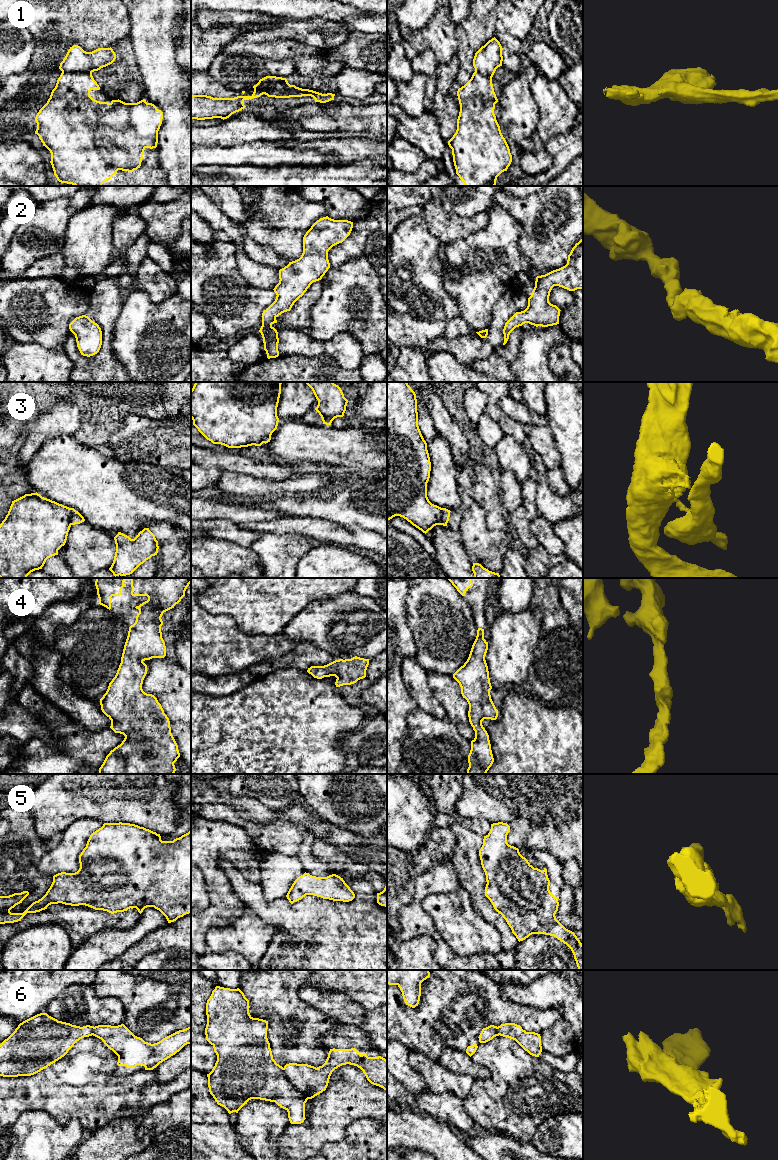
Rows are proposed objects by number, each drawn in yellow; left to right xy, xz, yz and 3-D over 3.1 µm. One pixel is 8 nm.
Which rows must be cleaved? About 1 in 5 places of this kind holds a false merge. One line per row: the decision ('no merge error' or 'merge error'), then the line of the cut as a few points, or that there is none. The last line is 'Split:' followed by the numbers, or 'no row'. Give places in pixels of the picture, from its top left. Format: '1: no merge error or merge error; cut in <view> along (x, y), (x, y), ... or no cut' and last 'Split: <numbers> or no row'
1: merge error; cut in xy along (62, 71), (91, 73)
2: no merge error; no cut
3: merge error; cut in xy along (70, 508), (71, 524)
4: no merge error; no cut
5: no merge error; no cut
6: merge error; cut in xz along (283, 1068), (285, 1077), (307, 1099)
Split: 1, 3, 6

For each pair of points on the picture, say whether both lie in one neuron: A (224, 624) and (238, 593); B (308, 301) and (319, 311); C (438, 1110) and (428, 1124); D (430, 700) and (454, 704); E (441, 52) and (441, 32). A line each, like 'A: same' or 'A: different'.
A: different
B: different
C: different
D: different
E: same

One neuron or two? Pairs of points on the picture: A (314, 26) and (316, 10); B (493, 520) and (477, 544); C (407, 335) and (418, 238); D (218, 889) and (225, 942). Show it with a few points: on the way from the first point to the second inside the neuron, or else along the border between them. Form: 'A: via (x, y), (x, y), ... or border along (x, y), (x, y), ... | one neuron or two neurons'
A: border along (293, 19), (326, 18), (339, 23) | two neurons
B: border along (480, 506), (489, 529), (509, 530) | two neurons
C: via (422, 313), (416, 306), (418, 263) | one neuron
D: border along (217, 925), (207, 931), (206, 947) | two neurons

